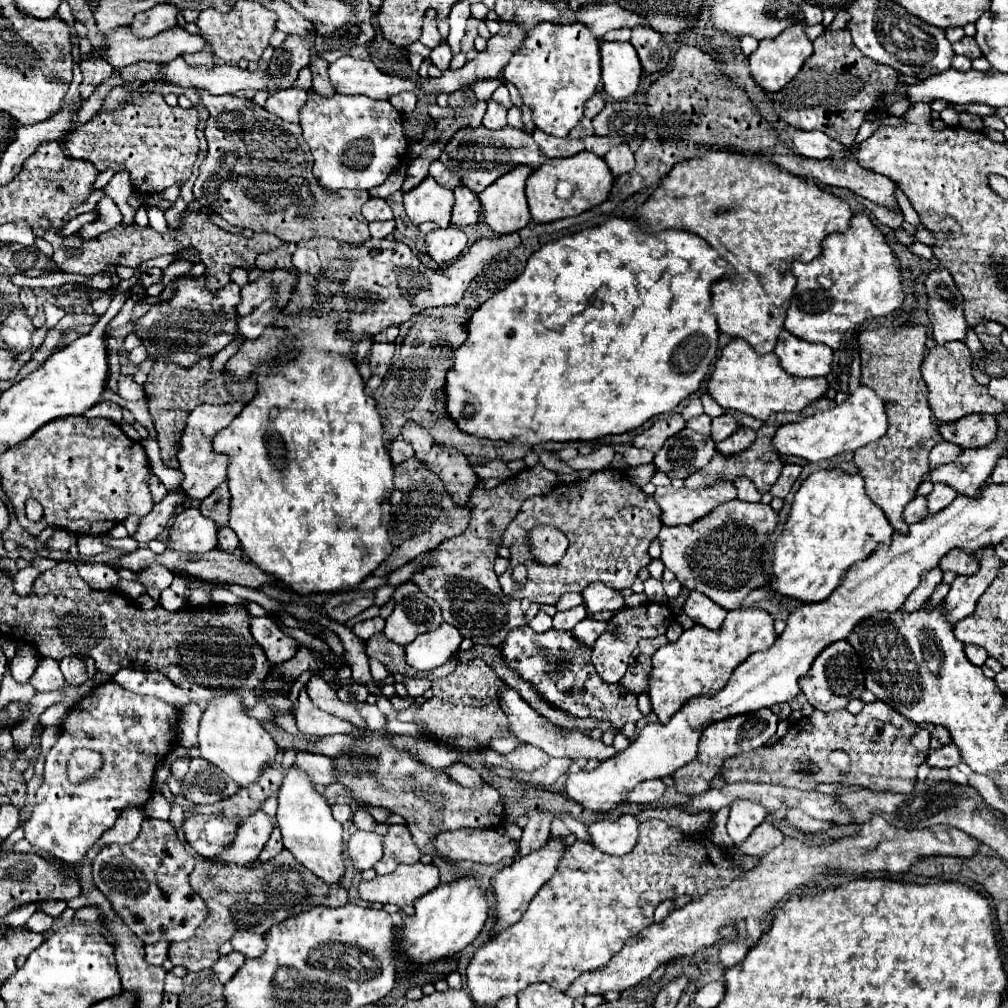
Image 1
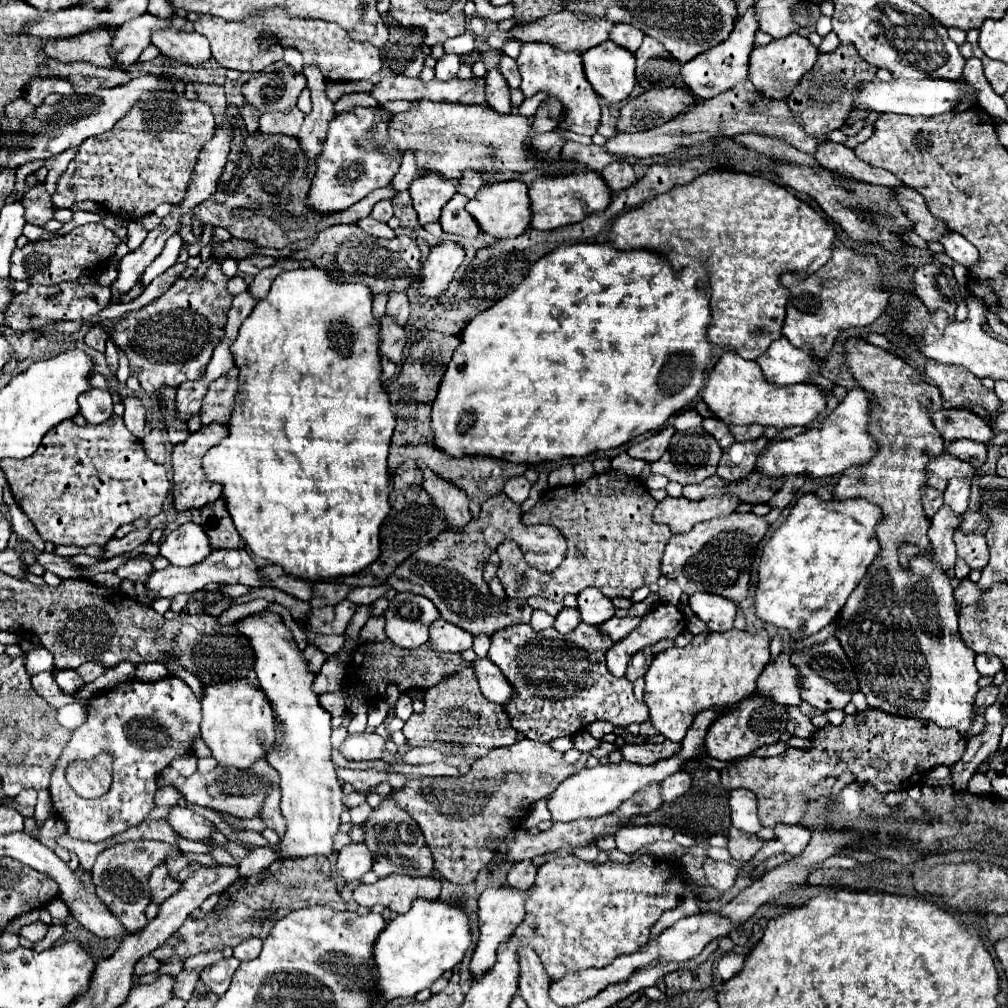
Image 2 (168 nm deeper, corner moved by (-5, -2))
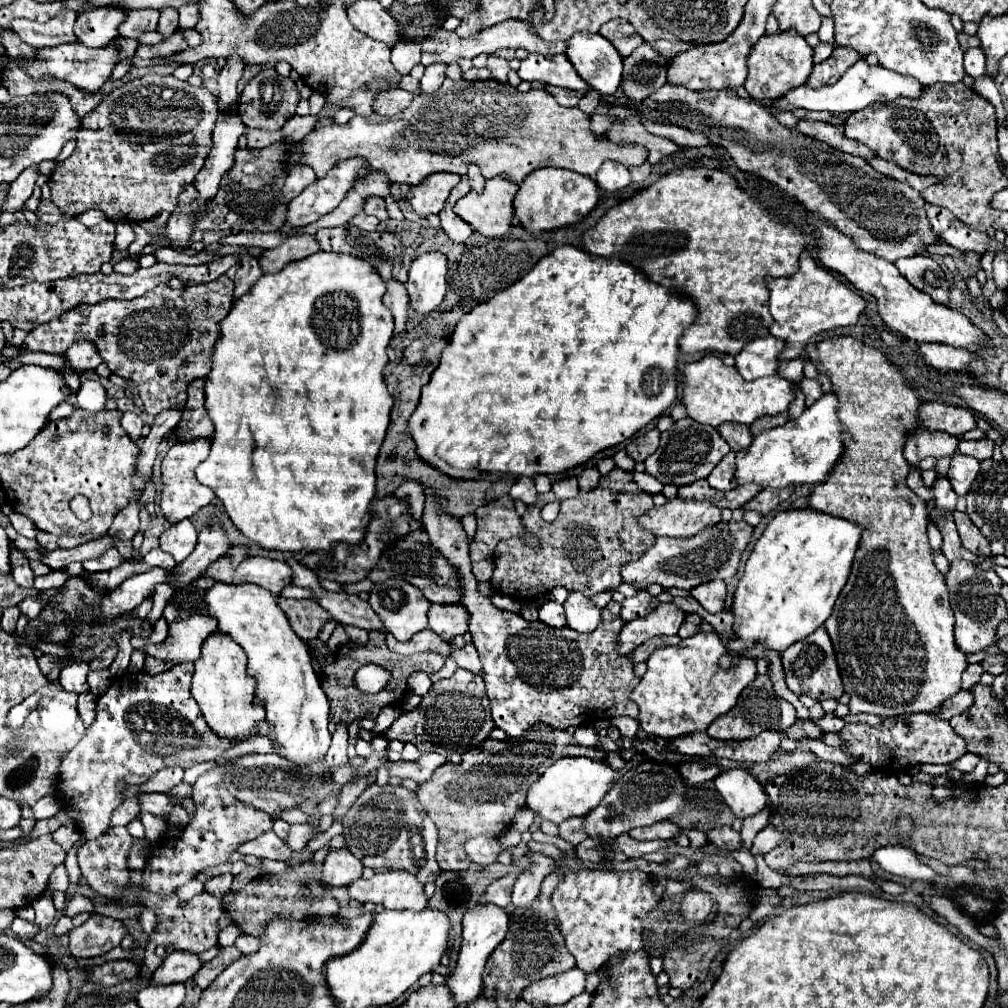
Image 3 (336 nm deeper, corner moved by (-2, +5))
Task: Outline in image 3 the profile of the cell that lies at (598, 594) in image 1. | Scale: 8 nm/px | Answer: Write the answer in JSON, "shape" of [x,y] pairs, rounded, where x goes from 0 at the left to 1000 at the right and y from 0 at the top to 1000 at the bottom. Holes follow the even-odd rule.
{"shape":[[[567,586],[560,598],[562,622],[573,628],[585,628],[595,618],[595,604],[585,598],[577,588]]]}

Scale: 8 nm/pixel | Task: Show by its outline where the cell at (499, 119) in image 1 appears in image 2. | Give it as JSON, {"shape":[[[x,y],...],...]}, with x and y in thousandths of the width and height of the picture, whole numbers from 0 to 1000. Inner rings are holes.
{"shape":[[[489,67],[483,71],[481,79],[483,79],[481,99],[483,99],[485,107],[489,107],[489,111],[497,111],[499,115],[501,115],[501,111],[507,111],[505,85],[501,83],[501,77],[497,75],[497,71],[493,67]]]}

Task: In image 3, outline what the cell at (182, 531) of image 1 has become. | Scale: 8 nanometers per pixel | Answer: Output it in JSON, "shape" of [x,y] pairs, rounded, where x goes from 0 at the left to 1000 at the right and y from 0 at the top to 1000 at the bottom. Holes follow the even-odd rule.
{"shape":[[[187,515],[169,521],[159,531],[159,545],[169,549],[177,559],[183,557],[192,547],[192,543],[194,543],[194,525]]]}

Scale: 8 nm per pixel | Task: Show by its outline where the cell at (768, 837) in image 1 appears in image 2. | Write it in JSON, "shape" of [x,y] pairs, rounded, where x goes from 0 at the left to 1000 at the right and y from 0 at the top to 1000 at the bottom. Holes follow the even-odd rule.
{"shape":[[[723,823],[723,839],[721,839],[721,843],[725,845],[725,849],[729,853],[743,855],[755,843],[757,837],[759,837],[759,833],[755,833],[753,829],[739,827],[739,825],[729,825],[729,829],[725,831],[725,823]]]}

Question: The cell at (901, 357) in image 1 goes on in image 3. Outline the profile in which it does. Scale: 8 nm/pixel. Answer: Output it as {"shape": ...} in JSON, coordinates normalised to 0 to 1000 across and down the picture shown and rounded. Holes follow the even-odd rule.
{"shape":[[[823,334],[817,336],[810,342],[812,346],[812,358],[817,364],[817,370],[823,372],[825,378],[825,388],[831,392],[831,414],[837,422],[837,449],[831,455],[829,463],[823,467],[823,471],[819,473],[819,477],[812,479],[802,495],[802,503],[813,509],[821,509],[827,513],[835,513],[841,515],[849,521],[853,521],[855,533],[853,533],[853,541],[845,559],[845,568],[843,574],[839,578],[839,582],[835,584],[825,610],[819,614],[819,626],[825,634],[827,646],[829,646],[829,656],[831,656],[831,664],[835,668],[835,678],[837,678],[837,688],[843,689],[843,707],[851,709],[851,707],[867,707],[873,711],[893,711],[893,709],[903,709],[903,707],[925,707],[927,703],[931,703],[940,691],[948,689],[952,686],[952,672],[956,668],[956,664],[960,662],[958,650],[948,642],[946,638],[946,606],[942,602],[942,594],[940,594],[940,584],[938,584],[938,576],[937,570],[927,563],[925,559],[925,549],[923,549],[923,539],[921,539],[921,531],[919,531],[919,521],[921,521],[921,509],[919,509],[919,499],[901,485],[899,481],[899,455],[897,455],[897,441],[899,441],[899,428],[907,426],[909,422],[913,422],[911,418],[911,402],[913,396],[909,394],[909,390],[897,380],[893,368],[889,364],[885,364],[881,360],[881,356],[877,354],[877,350],[873,350],[871,346],[865,346],[845,334]]]}

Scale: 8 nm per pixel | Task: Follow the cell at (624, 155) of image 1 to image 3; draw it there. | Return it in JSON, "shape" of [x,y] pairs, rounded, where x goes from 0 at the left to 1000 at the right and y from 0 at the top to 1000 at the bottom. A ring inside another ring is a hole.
{"shape":[[[601,160],[591,174],[591,182],[597,189],[615,189],[625,184],[625,170],[611,160]]]}

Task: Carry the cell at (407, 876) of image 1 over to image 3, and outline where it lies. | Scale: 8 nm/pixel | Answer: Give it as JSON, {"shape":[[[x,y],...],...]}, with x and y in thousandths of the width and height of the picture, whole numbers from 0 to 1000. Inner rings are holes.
{"shape":[[[383,864],[369,872],[355,872],[345,880],[345,886],[357,896],[379,898],[381,902],[419,904],[425,896],[417,874],[403,864]]]}

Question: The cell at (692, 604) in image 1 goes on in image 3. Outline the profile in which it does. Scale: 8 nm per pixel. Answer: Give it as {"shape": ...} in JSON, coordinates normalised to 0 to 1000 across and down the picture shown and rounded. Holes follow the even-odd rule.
{"shape":[[[700,576],[685,586],[685,590],[702,606],[702,608],[712,608],[718,604],[718,594],[720,594],[720,578],[718,576]]]}

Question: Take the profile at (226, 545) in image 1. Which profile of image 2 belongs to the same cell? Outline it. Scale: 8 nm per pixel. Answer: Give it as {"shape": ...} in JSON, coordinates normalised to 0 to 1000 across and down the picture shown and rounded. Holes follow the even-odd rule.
{"shape":[[[231,544],[231,546],[211,546],[201,558],[178,563],[178,562],[168,562],[164,565],[154,565],[152,571],[146,575],[146,585],[150,593],[172,593],[180,587],[191,589],[195,585],[201,585],[205,579],[243,579],[249,583],[261,581],[257,569],[255,569],[255,560],[249,558],[247,550],[243,544]]]}

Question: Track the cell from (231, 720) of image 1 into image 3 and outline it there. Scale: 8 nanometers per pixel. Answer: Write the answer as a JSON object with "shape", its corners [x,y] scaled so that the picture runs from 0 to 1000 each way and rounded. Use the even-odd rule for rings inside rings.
{"shape":[[[212,626],[200,640],[198,654],[192,656],[192,680],[190,691],[200,703],[204,717],[220,731],[248,731],[252,727],[254,717],[262,713],[262,699],[254,697],[252,691],[252,672],[244,668],[244,648],[242,644],[230,636],[228,630],[220,626]]]}

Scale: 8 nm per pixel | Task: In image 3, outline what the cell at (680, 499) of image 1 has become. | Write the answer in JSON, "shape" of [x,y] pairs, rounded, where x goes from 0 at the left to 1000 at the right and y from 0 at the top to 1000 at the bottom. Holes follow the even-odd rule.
{"shape":[[[665,495],[657,503],[649,503],[633,513],[637,525],[647,531],[663,531],[673,535],[683,535],[696,525],[714,519],[714,505],[706,499],[696,497],[677,497]]]}

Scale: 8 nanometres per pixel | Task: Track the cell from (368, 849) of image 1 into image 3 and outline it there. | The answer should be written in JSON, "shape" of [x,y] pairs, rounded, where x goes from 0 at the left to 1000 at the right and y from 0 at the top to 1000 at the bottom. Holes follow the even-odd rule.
{"shape":[[[331,842],[323,848],[319,860],[319,876],[325,880],[343,880],[359,868],[359,854],[345,842]]]}

